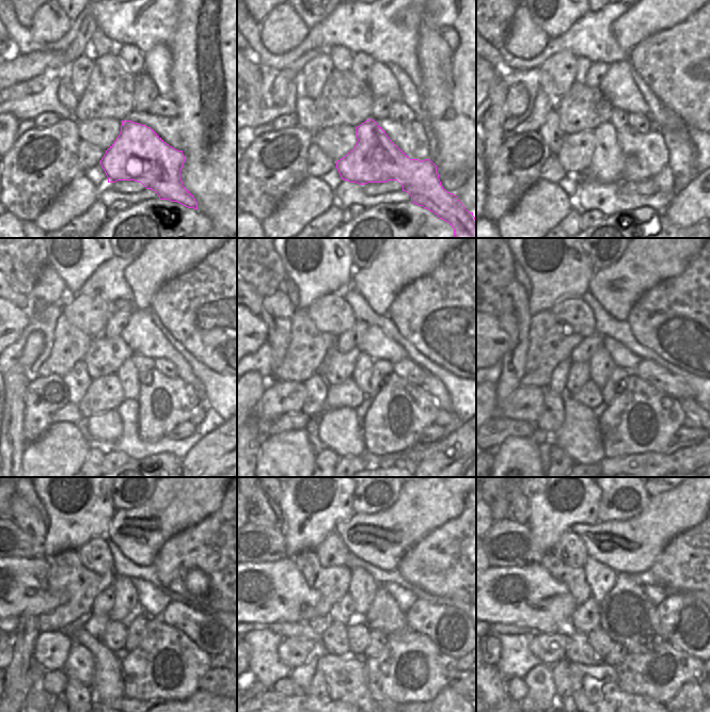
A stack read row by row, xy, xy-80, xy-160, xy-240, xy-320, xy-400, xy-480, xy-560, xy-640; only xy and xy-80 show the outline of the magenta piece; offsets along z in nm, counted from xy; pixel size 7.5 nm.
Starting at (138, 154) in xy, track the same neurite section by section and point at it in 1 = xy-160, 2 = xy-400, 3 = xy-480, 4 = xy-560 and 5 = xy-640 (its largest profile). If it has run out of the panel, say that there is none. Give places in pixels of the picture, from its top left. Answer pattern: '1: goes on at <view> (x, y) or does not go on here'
1: goes on at xy-160 (606, 165)
2: goes on at xy-400 (600, 366)
3: goes on at xy-480 (125, 605)
4: goes on at xy-560 (362, 587)
5: goes on at xy-640 (600, 579)

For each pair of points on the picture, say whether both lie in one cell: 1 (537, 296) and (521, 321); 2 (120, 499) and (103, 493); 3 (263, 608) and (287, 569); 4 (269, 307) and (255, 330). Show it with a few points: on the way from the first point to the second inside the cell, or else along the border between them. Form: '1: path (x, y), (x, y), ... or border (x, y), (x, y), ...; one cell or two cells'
1: border (526, 297), (529, 312), (532, 315); two cells
2: border (111, 488), (111, 501), (115, 509); two cells
3: path (266, 599), (279, 586), (281, 579); one cell
4: border (258, 315), (267, 327), (267, 341); two cells

